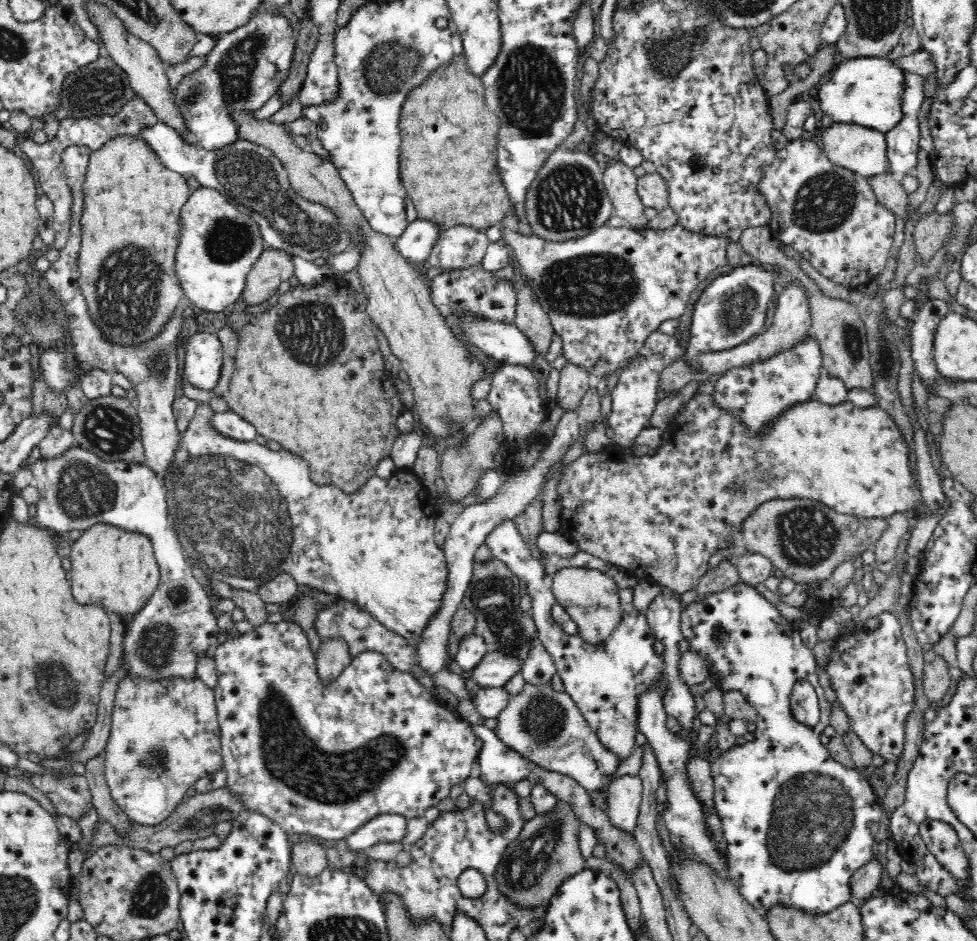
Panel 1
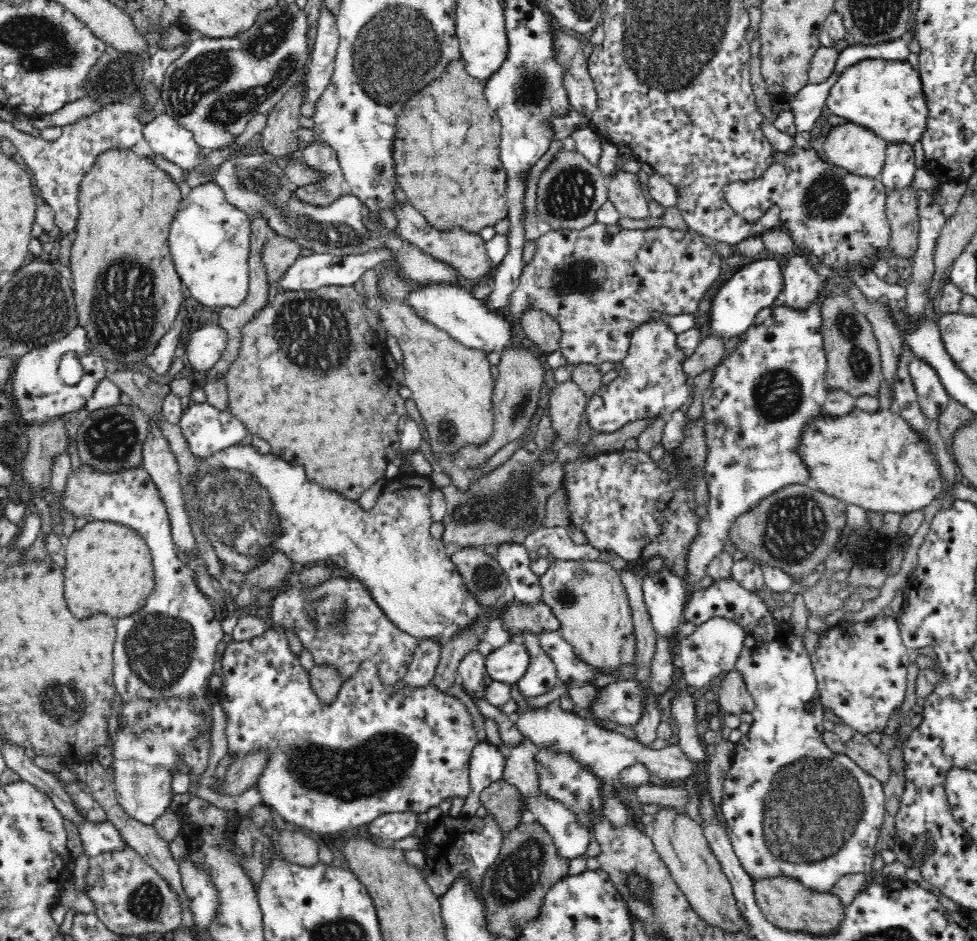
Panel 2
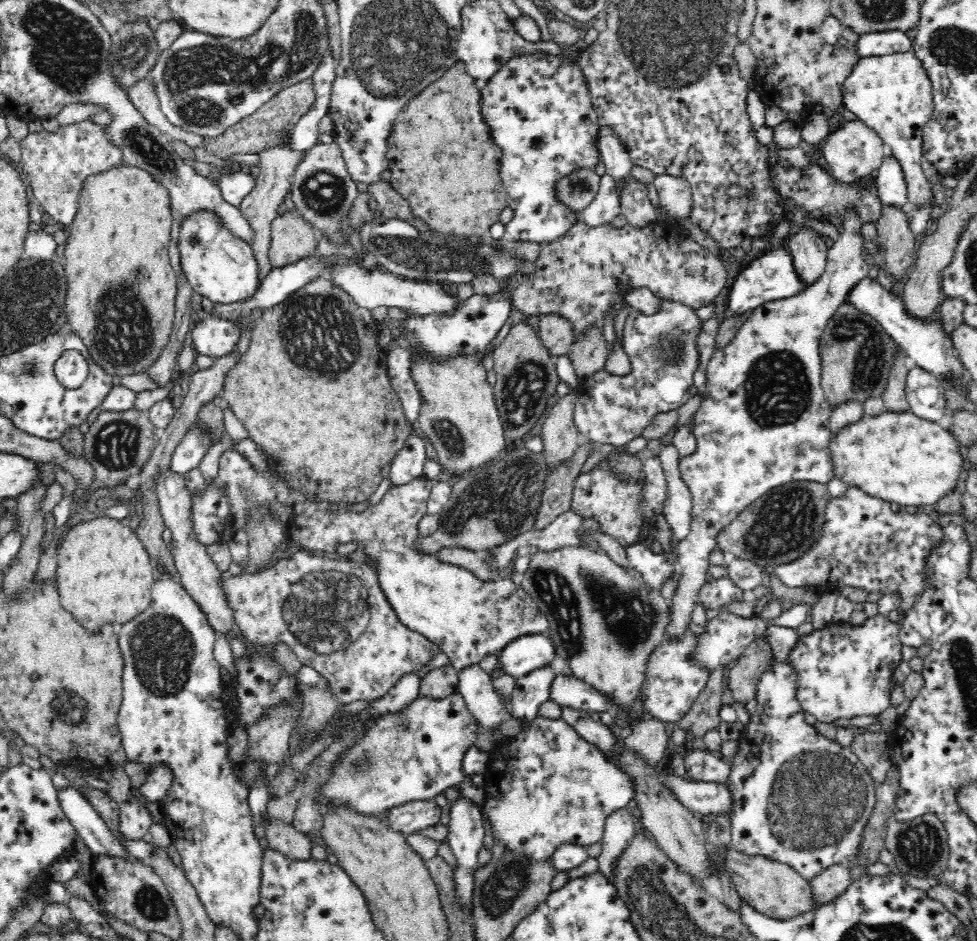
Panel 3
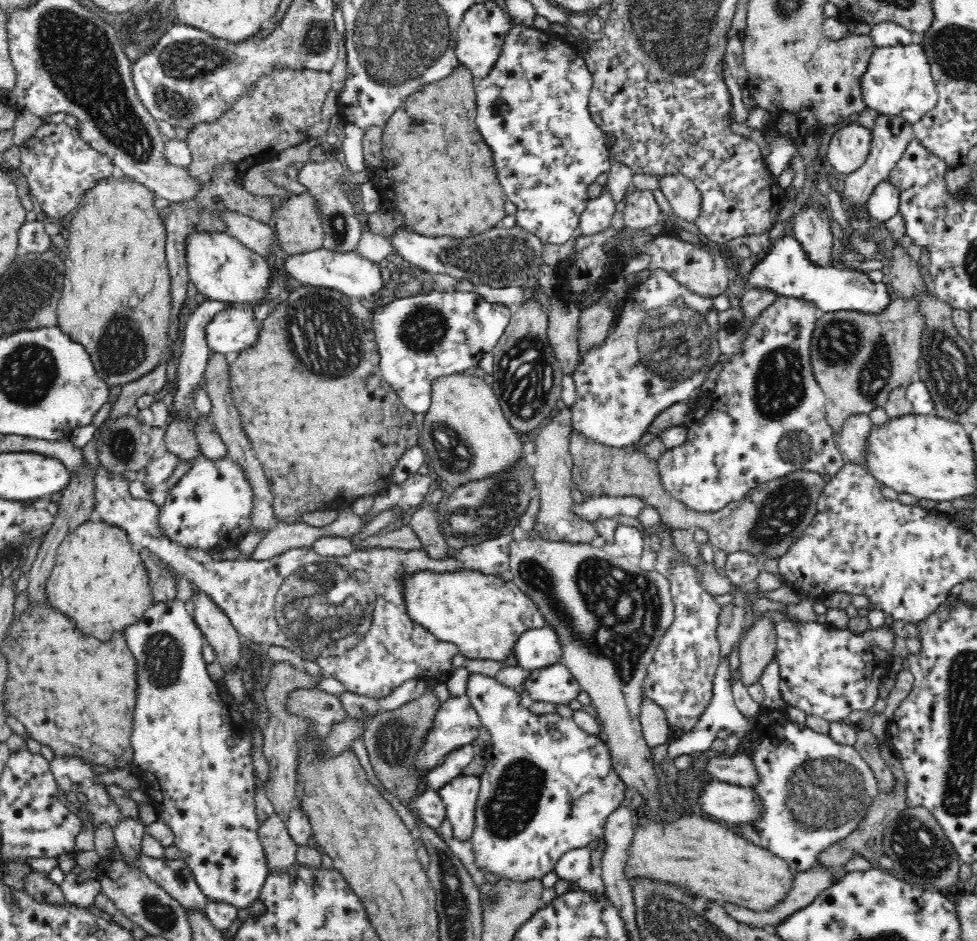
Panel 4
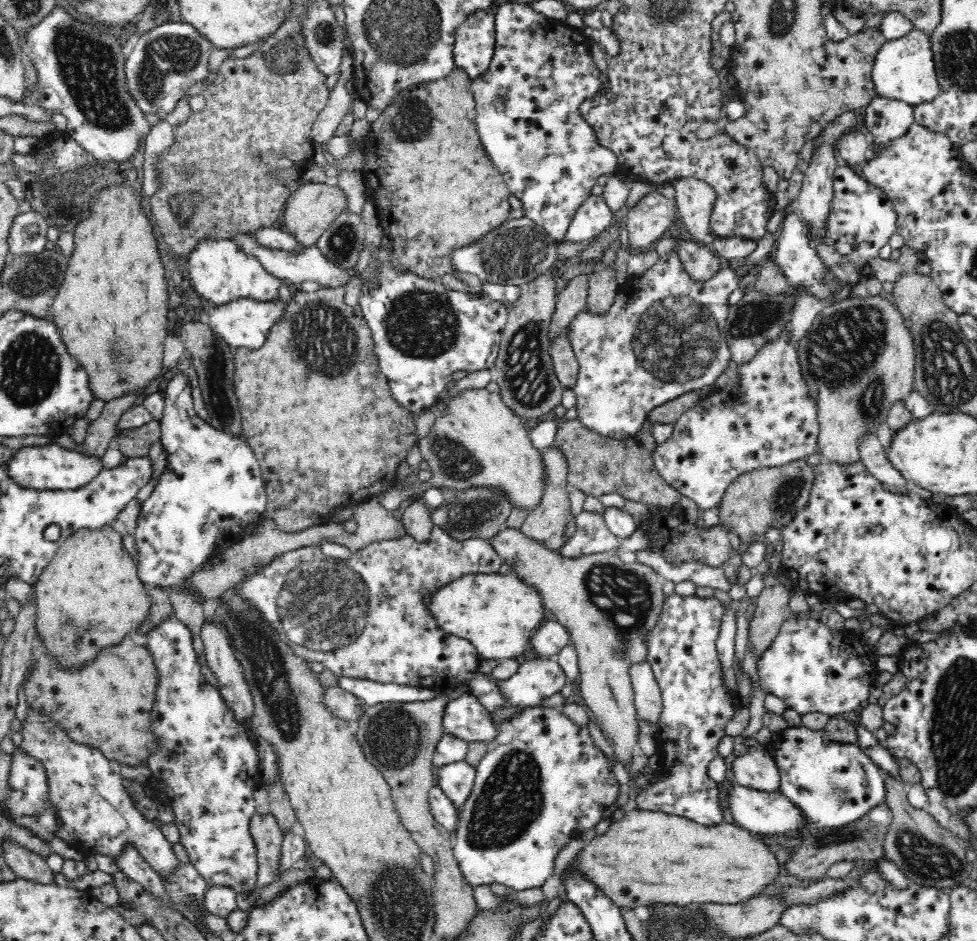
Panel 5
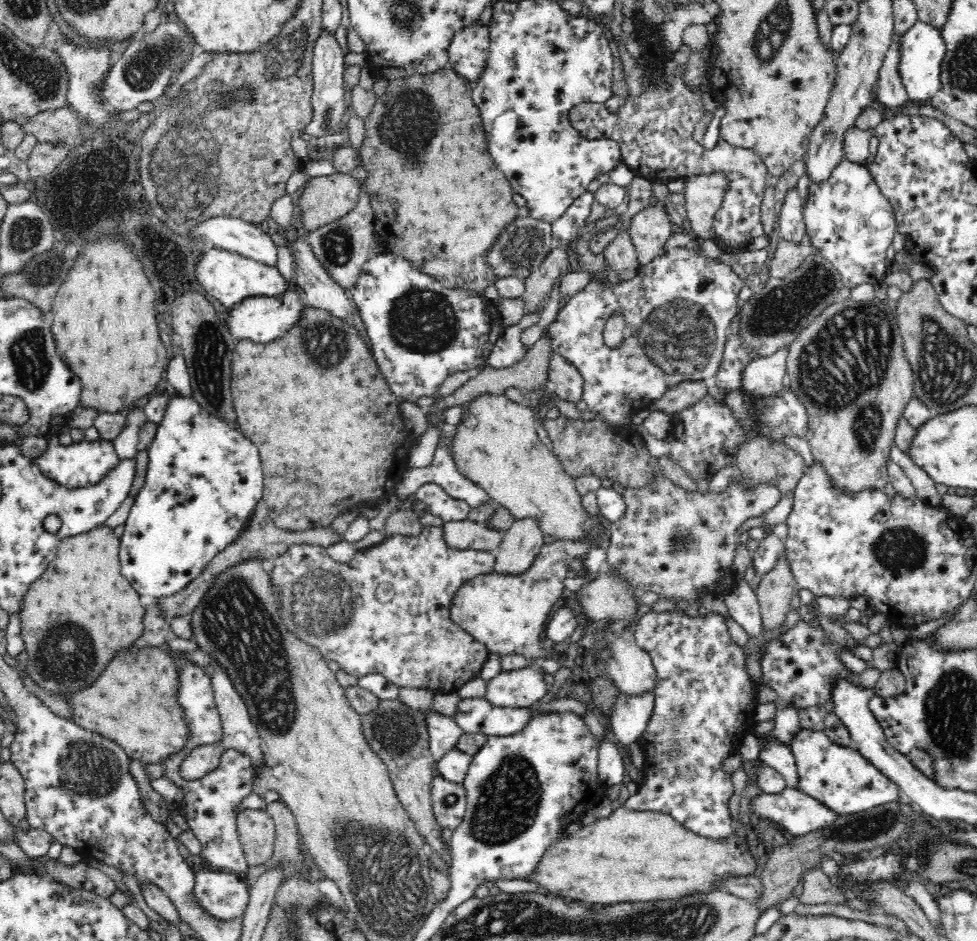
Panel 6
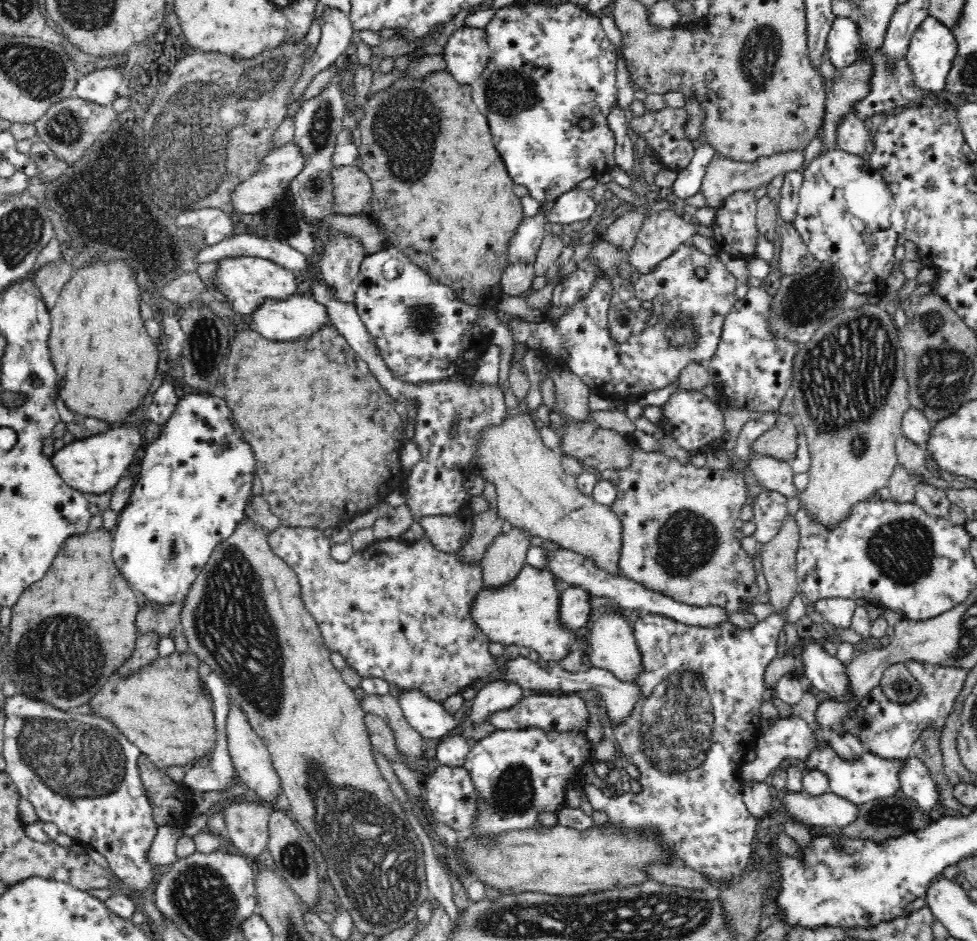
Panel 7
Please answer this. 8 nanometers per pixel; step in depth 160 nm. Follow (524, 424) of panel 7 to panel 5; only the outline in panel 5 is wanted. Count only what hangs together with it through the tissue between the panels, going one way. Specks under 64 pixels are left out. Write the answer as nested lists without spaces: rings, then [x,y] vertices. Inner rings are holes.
[[[486,388],[462,392],[449,400],[444,411],[438,411],[430,434],[420,440],[422,456],[428,461],[428,470],[433,478],[425,482],[418,480],[414,490],[390,488],[375,500],[390,513],[409,496],[419,496],[430,488],[446,486],[460,492],[470,487],[481,487],[500,490],[513,508],[528,512],[538,508],[548,475],[542,450],[532,444],[529,429],[524,423],[523,418],[504,403],[500,392],[490,392]]]

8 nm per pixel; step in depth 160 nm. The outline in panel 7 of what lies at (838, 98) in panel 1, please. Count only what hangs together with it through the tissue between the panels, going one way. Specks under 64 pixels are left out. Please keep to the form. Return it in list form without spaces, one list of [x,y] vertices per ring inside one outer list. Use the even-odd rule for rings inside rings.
[[[929,14],[911,37],[905,57],[908,59],[910,70],[914,71],[917,86],[931,92],[943,93],[958,50],[956,35],[952,33],[951,27]]]

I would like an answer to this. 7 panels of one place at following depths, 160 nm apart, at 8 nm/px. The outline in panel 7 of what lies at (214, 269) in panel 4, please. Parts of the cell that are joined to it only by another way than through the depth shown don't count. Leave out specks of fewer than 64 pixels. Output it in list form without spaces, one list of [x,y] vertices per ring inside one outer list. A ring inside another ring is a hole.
[[[239,256],[220,259],[215,272],[217,290],[226,296],[234,312],[246,317],[254,314],[254,310],[258,310],[264,302],[290,298],[298,288],[296,275],[291,270],[267,258]]]

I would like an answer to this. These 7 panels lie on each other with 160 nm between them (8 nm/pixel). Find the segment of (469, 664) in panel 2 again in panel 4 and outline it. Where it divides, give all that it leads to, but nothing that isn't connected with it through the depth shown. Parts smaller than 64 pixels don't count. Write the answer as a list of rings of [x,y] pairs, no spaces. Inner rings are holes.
[[[469,673],[466,691],[467,696],[470,698],[474,709],[480,717],[482,726],[485,726],[485,728],[487,728],[486,733],[491,735],[491,742],[496,744],[496,746],[492,746],[492,748],[494,748],[492,758],[494,758],[494,760],[502,760],[502,762],[486,762],[484,772],[479,775],[480,786],[473,814],[473,827],[469,834],[470,838],[467,840],[467,842],[470,843],[470,847],[472,847],[471,853],[473,854],[473,858],[470,858],[467,863],[470,868],[476,868],[482,874],[494,874],[494,876],[497,876],[497,880],[501,879],[502,881],[510,882],[541,880],[546,874],[555,871],[555,864],[563,854],[574,849],[587,847],[593,841],[599,841],[603,838],[607,818],[621,806],[622,800],[624,800],[626,790],[625,782],[613,769],[605,738],[600,735],[584,732],[584,730],[576,724],[573,717],[564,717],[560,715],[560,713],[536,715],[534,712],[530,712],[528,702],[521,697],[518,690],[504,686],[491,675]],[[504,748],[508,748],[508,754],[502,754]],[[508,760],[524,760],[524,762],[508,762]]]

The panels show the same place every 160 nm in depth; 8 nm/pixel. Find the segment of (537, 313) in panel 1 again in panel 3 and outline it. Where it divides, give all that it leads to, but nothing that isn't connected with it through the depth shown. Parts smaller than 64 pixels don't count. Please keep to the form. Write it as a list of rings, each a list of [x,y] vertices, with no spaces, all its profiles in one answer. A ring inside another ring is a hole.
[[[558,313],[540,315],[538,336],[551,355],[564,356],[570,352],[570,346],[575,342],[574,325]]]

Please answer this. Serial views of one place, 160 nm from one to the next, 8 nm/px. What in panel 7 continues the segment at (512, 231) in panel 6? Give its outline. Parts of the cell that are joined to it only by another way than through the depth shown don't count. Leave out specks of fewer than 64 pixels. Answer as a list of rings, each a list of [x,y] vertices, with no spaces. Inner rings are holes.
[[[544,199],[539,203],[538,214],[526,216],[514,234],[508,250],[508,262],[524,261],[534,264],[541,240],[546,235],[545,224],[554,206],[554,201]]]

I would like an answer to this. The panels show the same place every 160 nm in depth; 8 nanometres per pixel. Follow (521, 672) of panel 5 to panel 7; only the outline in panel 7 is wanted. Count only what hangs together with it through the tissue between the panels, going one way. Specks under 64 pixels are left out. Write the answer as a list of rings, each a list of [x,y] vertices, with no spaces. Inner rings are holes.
[[[509,682],[487,683],[477,691],[476,696],[472,699],[470,714],[467,714],[466,718],[470,722],[470,726],[474,726],[474,728],[478,724],[488,721],[492,714],[510,708],[524,698],[524,690]]]

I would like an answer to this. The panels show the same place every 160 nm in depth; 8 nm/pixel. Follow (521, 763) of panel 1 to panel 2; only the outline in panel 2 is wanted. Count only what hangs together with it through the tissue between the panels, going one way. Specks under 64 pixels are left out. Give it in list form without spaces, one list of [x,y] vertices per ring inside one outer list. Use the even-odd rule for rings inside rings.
[[[486,740],[476,744],[469,760],[469,781],[472,792],[466,798],[461,816],[476,816],[476,811],[482,807],[479,800],[480,793],[493,782],[503,778],[504,765],[505,752]]]

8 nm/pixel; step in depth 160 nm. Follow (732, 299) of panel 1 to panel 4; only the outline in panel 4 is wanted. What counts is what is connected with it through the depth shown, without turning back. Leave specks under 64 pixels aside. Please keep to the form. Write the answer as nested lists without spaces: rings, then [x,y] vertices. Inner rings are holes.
[[[788,234],[773,241],[770,252],[746,276],[747,286],[768,287],[780,296],[813,302],[820,313],[835,310],[881,311],[890,301],[886,284],[869,279],[866,272],[844,269],[833,264],[820,265],[808,257],[802,243]]]

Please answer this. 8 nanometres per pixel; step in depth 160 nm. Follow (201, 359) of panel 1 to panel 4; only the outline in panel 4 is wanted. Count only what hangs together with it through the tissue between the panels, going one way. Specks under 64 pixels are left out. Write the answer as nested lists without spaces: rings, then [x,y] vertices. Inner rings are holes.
[[[234,304],[212,317],[205,326],[206,340],[210,350],[232,357],[258,342],[260,328],[253,306]]]

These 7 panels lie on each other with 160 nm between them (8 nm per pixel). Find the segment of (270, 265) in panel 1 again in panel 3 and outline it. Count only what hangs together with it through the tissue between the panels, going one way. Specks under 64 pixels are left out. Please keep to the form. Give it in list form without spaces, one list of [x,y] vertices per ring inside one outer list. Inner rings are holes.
[[[283,207],[271,225],[270,262],[273,267],[289,265],[318,255],[317,229],[295,209]]]

